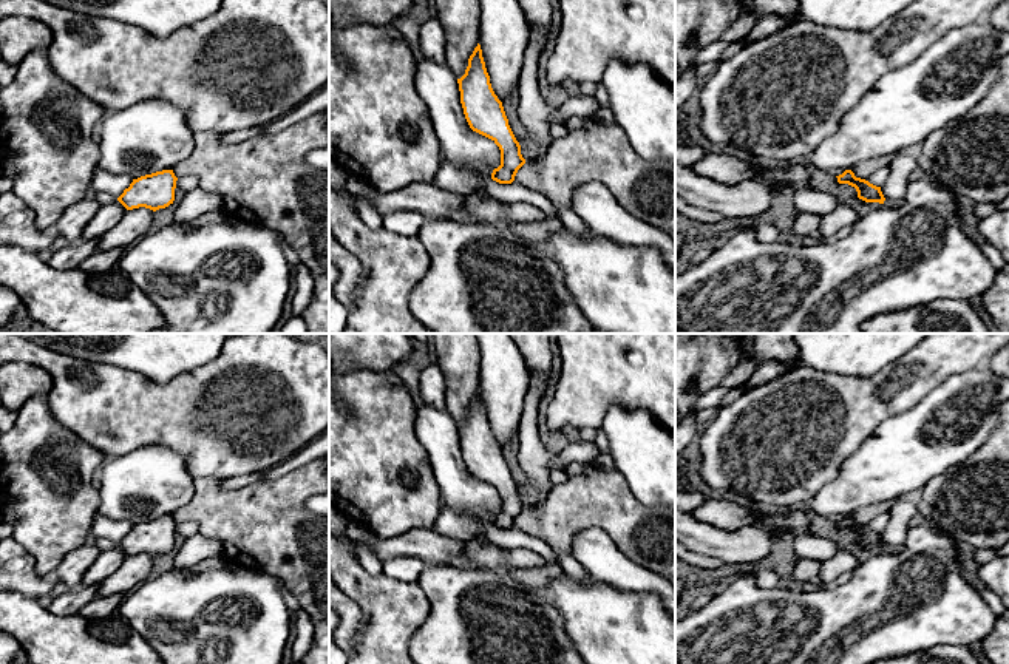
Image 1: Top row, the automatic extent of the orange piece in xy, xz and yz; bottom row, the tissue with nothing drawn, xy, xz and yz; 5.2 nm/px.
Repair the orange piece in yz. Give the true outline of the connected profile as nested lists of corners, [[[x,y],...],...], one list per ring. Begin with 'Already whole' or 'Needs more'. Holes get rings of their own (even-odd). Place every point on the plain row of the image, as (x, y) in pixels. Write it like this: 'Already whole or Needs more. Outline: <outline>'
Already whole. Outline: [[[845,516],[842,520],[836,522],[839,530],[848,530],[856,534],[858,544],[865,548],[884,550],[885,544],[881,533],[870,530],[865,525],[856,523],[851,516]]]

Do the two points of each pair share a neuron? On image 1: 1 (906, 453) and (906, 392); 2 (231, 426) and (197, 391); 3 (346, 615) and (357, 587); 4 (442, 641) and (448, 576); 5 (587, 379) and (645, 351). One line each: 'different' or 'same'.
1: different
2: same
3: different
4: same
5: same

